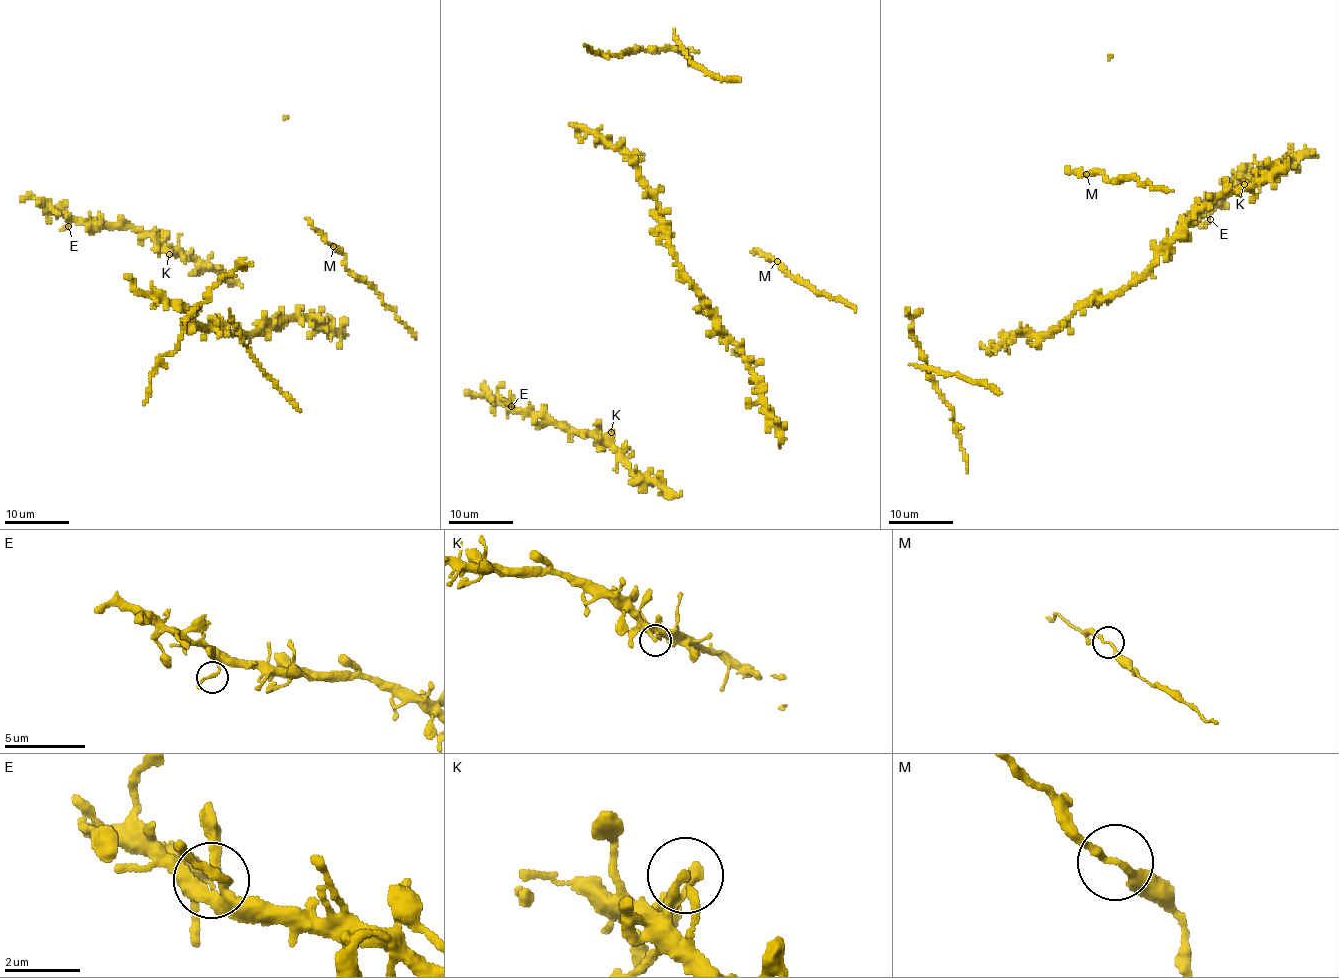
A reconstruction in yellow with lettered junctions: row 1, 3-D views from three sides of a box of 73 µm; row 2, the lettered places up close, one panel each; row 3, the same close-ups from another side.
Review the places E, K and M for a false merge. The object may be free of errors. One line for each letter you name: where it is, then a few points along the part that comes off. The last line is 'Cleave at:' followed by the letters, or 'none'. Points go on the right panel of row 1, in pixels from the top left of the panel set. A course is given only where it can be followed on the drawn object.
Cleave at: none

